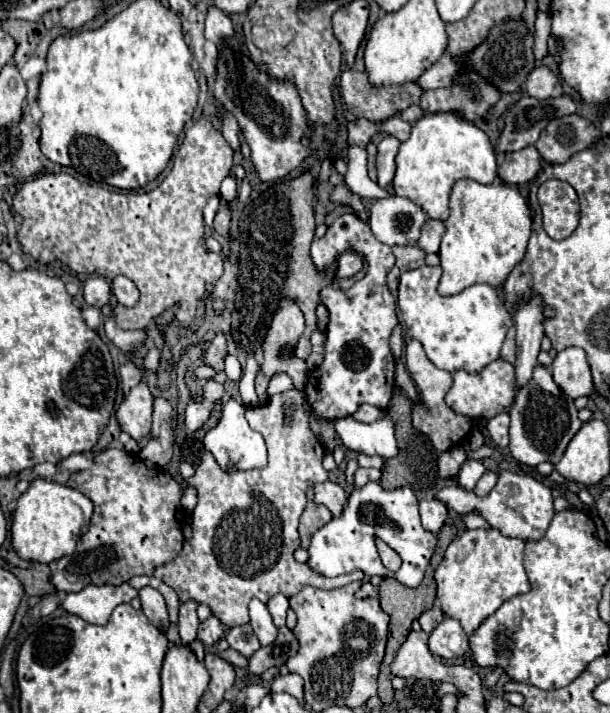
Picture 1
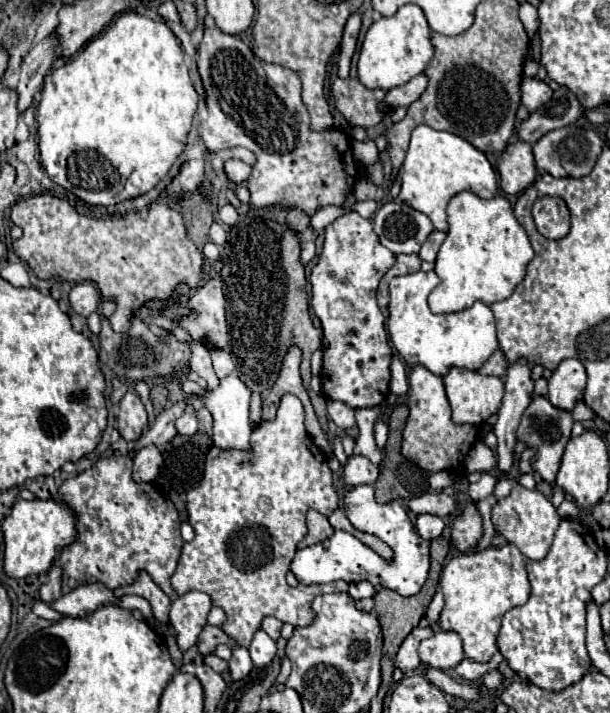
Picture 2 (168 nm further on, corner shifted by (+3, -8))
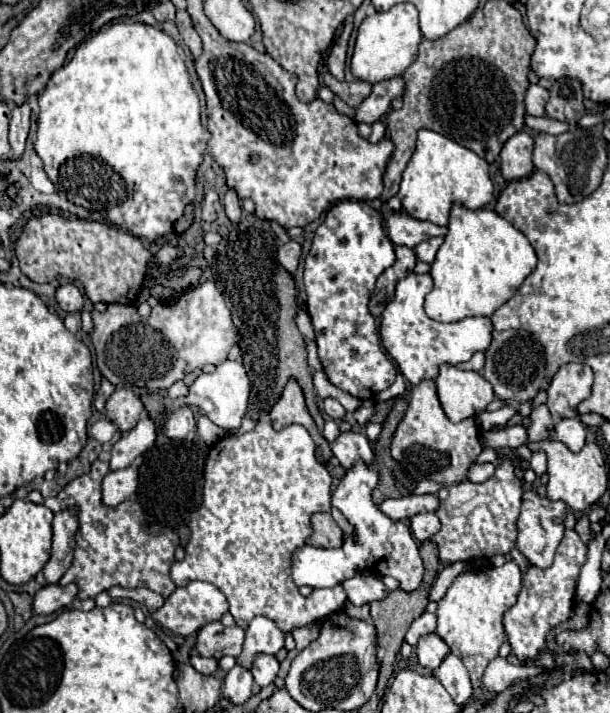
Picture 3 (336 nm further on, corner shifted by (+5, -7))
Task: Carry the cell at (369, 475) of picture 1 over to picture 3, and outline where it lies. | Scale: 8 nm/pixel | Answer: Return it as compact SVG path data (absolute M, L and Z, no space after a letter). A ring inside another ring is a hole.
M357 432L339 434L339 438L331 444L331 450L345 470L355 466L355 462L359 462L359 458L363 458L363 462L367 462L367 466L373 466L373 450L369 446L367 436L363 436L363 434L357 434Z

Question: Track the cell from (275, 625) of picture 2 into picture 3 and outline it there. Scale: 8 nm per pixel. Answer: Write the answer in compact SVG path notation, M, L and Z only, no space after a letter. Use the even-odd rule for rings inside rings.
M253 618L253 622L249 624L247 632L245 632L245 644L243 644L243 652L237 658L245 668L251 668L253 656L257 652L265 652L265 654L277 654L283 648L283 638L285 634L275 626L275 622L271 622L269 618Z

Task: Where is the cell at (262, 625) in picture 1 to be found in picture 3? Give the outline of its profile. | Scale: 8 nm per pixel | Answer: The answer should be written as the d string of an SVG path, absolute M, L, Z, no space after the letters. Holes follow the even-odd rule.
M255 654L255 662L253 662L251 672L253 672L257 686L261 686L261 688L269 686L279 672L279 662L273 654Z

